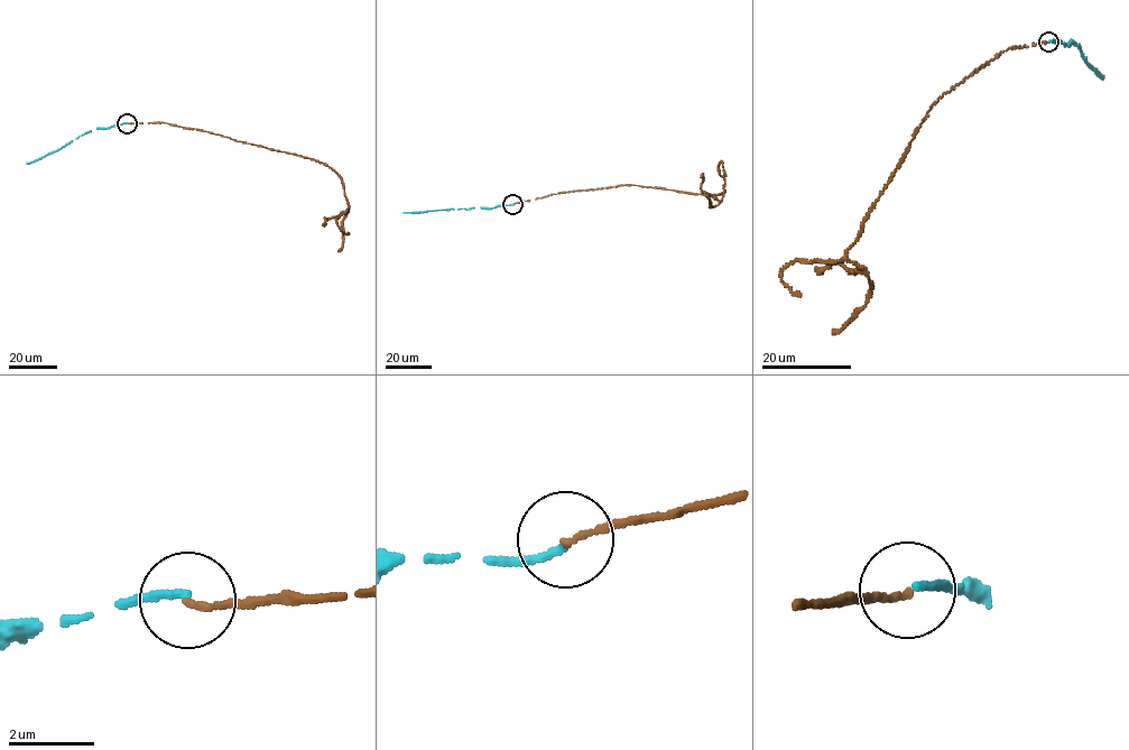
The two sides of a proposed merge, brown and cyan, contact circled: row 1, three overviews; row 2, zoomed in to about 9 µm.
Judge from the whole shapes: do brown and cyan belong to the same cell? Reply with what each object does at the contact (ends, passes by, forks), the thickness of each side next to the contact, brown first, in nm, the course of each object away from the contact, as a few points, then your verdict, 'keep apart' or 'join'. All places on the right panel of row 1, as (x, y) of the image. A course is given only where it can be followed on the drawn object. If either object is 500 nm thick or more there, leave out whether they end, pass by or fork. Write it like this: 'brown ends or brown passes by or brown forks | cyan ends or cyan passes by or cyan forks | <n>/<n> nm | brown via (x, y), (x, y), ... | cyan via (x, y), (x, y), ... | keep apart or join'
brown ends | cyan ends | 130/170 nm | brown via (1048, 42), (1009, 47), (934, 103), (844, 258), (796, 259), (782, 270), (785, 285), (801, 295) | cyan via (1049, 42), (1056, 39), (1067, 46), (1072, 40), (1079, 45), (1088, 64), (1103, 77) | keep apart

